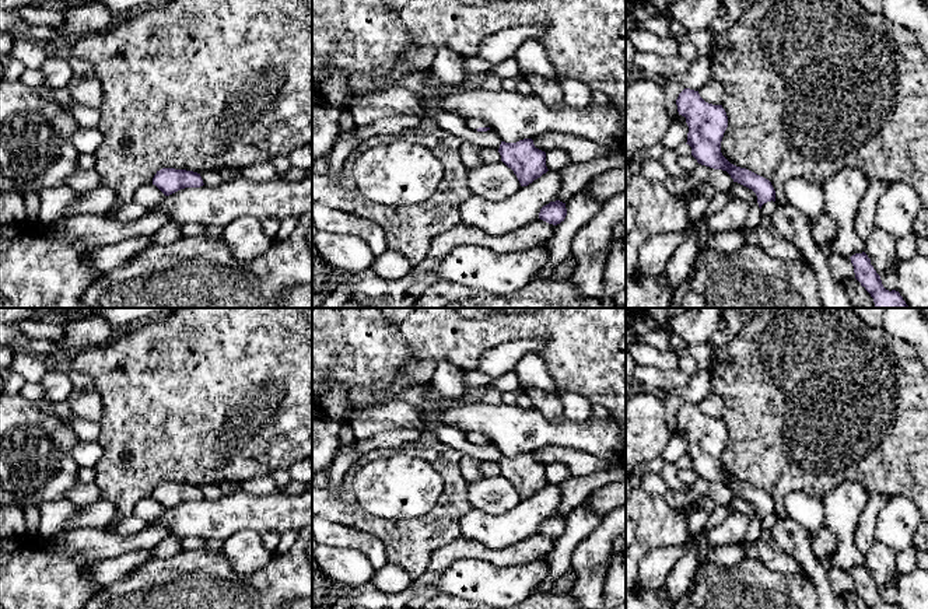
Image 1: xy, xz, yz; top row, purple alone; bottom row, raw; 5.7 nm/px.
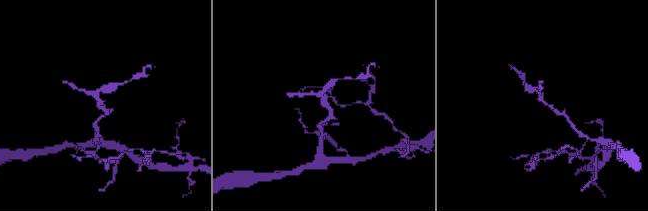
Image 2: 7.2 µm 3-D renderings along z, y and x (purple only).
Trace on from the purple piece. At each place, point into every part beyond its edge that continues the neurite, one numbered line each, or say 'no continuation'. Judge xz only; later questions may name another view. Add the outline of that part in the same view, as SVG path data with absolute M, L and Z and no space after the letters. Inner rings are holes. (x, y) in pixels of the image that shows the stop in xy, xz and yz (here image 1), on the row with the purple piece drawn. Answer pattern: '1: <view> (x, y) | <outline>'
1: xz (472, 123) | M465 118L465 125L466 127L476 130L479 127L488 127L488 125L480 119L474 119L474 118Z

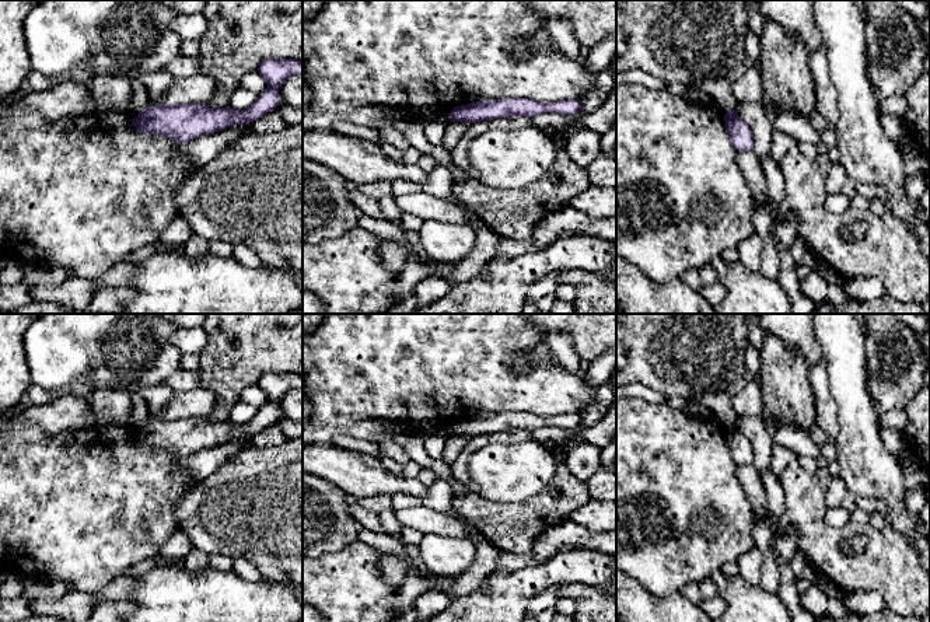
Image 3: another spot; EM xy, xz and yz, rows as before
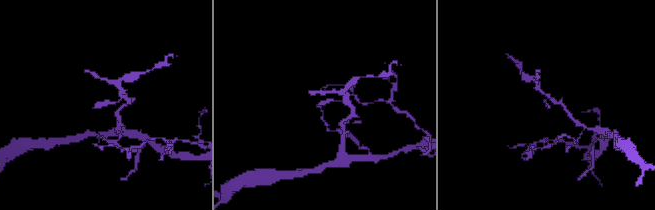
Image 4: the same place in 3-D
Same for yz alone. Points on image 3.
1: yz (719, 90) | M706 78L686 87L696 88L707 94L713 104L721 109L723 115L726 115L730 109L737 109L738 101L731 91L731 81L727 78Z

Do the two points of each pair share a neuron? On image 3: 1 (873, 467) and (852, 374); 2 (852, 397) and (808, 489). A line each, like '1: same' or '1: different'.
1: same
2: different

